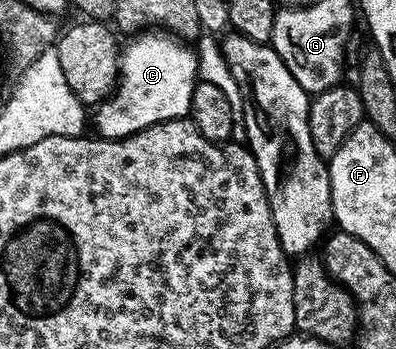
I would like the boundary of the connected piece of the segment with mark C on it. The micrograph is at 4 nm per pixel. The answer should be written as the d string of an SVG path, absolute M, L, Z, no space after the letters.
M141 32L131 39L120 54L120 77L114 93L95 107L95 133L102 138L125 138L172 118L183 119L192 108L192 93L198 81L196 51L179 37L167 32Z

